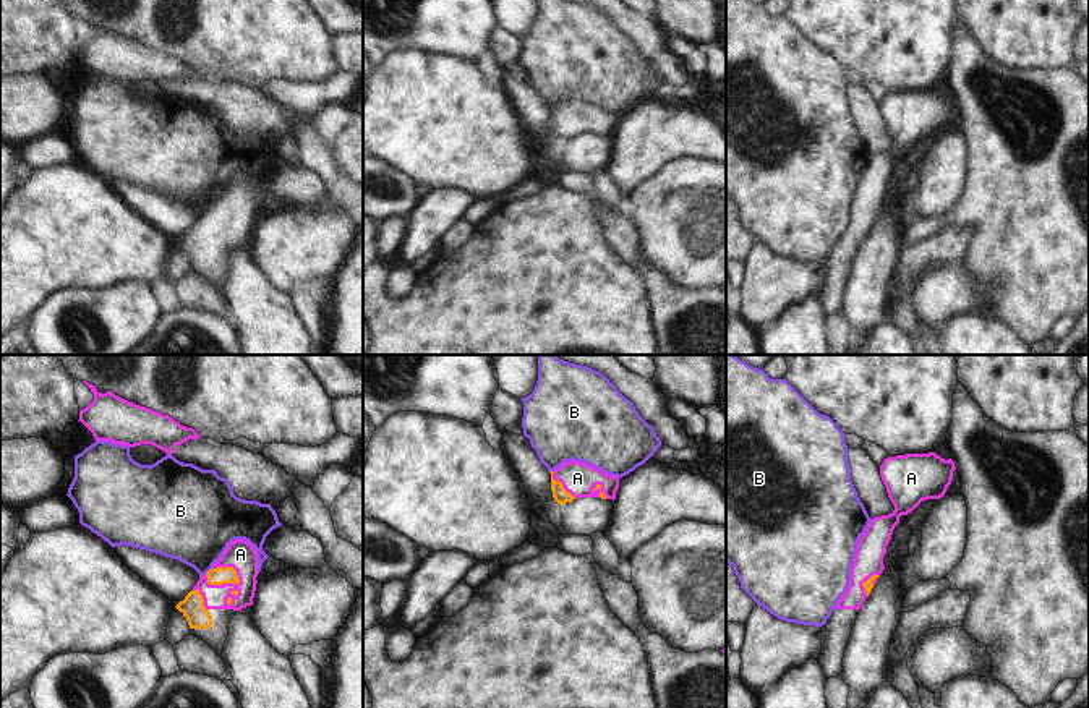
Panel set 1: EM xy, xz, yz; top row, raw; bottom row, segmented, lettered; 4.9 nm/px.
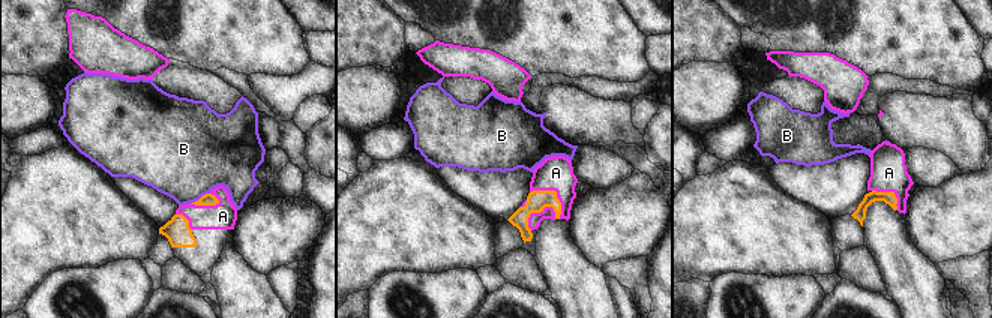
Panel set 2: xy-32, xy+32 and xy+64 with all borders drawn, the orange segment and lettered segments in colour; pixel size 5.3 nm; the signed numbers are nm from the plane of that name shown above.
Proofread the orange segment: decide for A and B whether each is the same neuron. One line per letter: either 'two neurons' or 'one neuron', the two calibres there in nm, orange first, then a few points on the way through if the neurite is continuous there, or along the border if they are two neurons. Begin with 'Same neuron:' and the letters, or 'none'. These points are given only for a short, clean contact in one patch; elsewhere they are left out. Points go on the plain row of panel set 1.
Same neuron: A
A: one neuron; calibres 90 and 150 nm; way xy (219, 213), (221, 221), (239, 219), (240, 191)
B: two neurons; calibres 90 and 400 nm; border xy (211, 204), (204, 211)

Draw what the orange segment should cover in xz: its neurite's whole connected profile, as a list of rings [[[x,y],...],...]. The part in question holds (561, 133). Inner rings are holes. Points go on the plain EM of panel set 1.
[[[564,99],[549,110],[553,134],[559,143],[579,134],[616,136],[619,115],[583,99]]]

